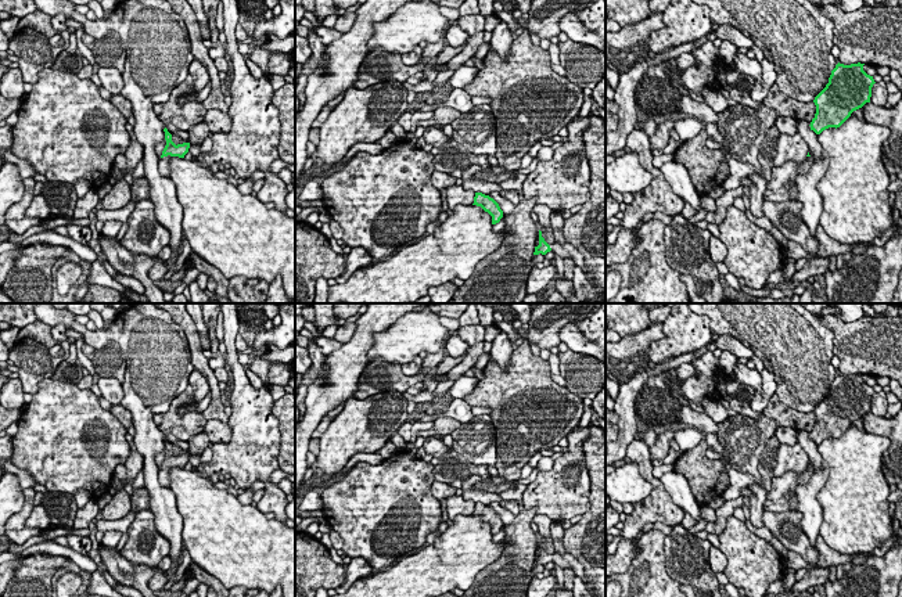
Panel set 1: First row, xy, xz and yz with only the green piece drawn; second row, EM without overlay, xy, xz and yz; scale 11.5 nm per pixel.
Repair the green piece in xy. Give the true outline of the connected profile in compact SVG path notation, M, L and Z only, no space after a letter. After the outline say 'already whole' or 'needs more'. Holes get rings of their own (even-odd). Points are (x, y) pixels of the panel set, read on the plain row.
M166 438L163 439L163 442L165 442L166 456L162 461L158 478L162 486L169 488L170 486L169 471L175 467L184 468L184 465L188 463L190 453L183 453L176 456L172 452L172 445L168 442Z; needs more

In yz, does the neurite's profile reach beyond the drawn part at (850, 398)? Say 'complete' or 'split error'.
complete

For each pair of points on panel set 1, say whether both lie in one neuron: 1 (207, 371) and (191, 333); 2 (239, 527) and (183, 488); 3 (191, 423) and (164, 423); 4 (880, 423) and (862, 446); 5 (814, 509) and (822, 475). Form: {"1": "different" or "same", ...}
{"1": "same", "2": "same", "3": "same", "4": "different", "5": "same"}

